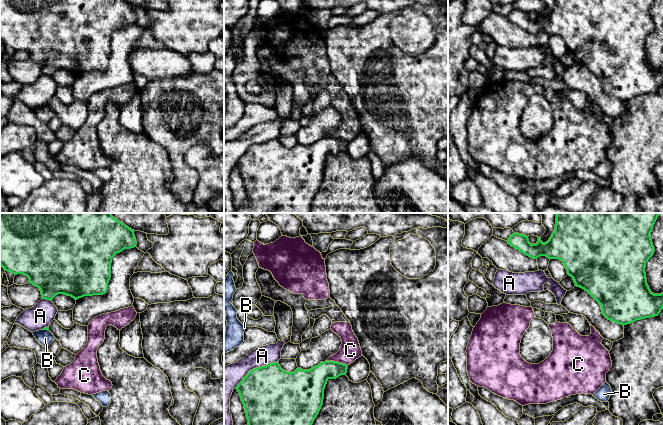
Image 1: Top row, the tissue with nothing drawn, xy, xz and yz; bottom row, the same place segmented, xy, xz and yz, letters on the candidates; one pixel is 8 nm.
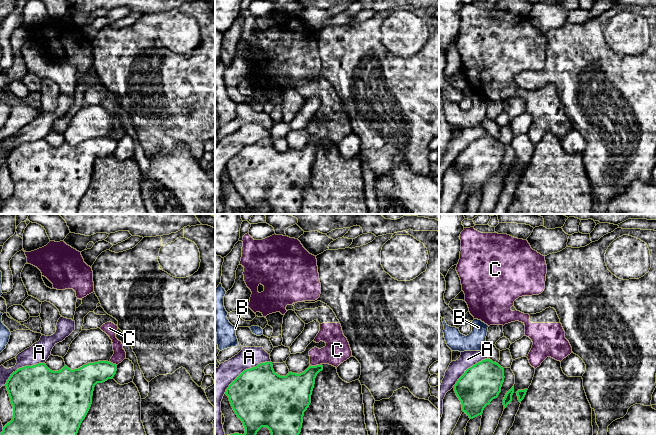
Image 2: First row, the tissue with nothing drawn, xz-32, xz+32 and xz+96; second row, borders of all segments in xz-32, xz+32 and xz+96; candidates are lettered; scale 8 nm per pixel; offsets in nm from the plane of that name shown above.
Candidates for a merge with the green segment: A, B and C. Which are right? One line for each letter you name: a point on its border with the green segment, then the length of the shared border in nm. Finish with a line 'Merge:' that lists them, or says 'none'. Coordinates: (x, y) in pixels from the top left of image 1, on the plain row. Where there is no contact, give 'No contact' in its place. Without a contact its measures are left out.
Merge: none

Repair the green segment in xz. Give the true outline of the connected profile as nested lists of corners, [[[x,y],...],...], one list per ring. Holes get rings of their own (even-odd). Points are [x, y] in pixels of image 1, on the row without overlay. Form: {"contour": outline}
{"contour": [[[325,137],[321,138],[317,142],[312,143],[309,146],[303,146],[301,144],[297,144],[294,148],[290,149],[283,146],[278,138],[274,138],[266,142],[258,143],[249,147],[249,149],[243,154],[243,156],[236,163],[245,184],[248,201],[240,205],[239,207],[235,208],[234,213],[309,213],[312,200],[317,191],[319,190],[319,187],[323,181],[324,165],[327,160],[327,157],[329,155],[336,155],[341,151],[346,151],[347,145],[348,141],[346,140],[334,137]]]}

